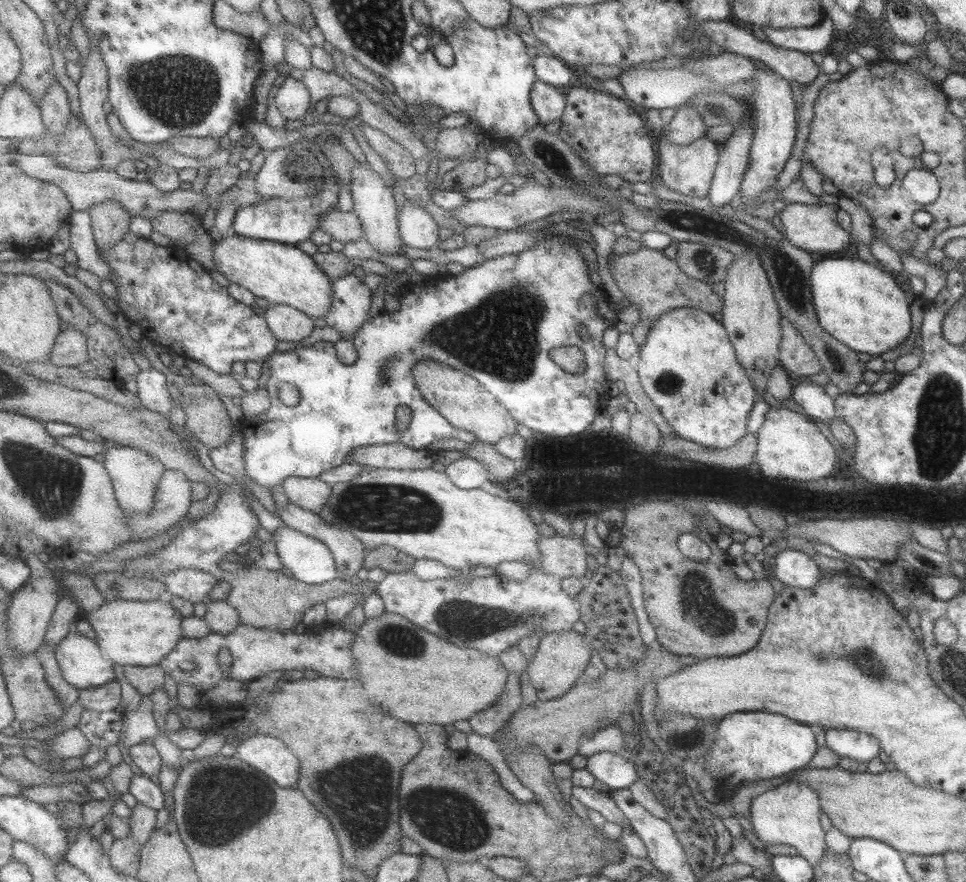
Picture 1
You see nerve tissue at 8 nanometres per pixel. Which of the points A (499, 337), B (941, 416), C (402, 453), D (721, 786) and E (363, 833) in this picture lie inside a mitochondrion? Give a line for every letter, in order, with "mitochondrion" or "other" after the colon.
A: mitochondrion
B: mitochondrion
C: other
D: other
E: mitochondrion

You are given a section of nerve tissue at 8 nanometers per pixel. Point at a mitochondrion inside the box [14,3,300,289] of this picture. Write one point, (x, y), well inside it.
(179, 94)

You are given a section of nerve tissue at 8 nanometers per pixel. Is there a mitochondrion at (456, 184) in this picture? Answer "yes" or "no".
no

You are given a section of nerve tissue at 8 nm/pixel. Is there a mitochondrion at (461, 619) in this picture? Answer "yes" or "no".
yes

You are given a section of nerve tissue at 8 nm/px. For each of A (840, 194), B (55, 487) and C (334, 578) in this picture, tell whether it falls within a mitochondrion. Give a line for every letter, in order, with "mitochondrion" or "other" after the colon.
A: other
B: mitochondrion
C: other

